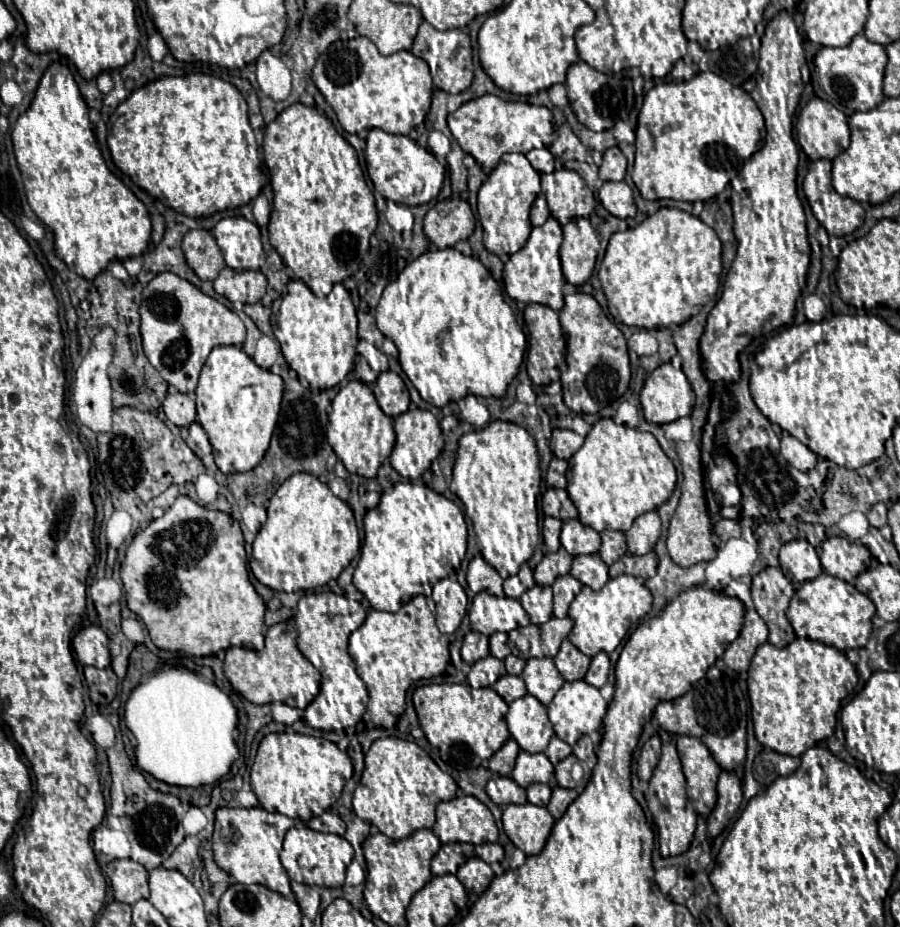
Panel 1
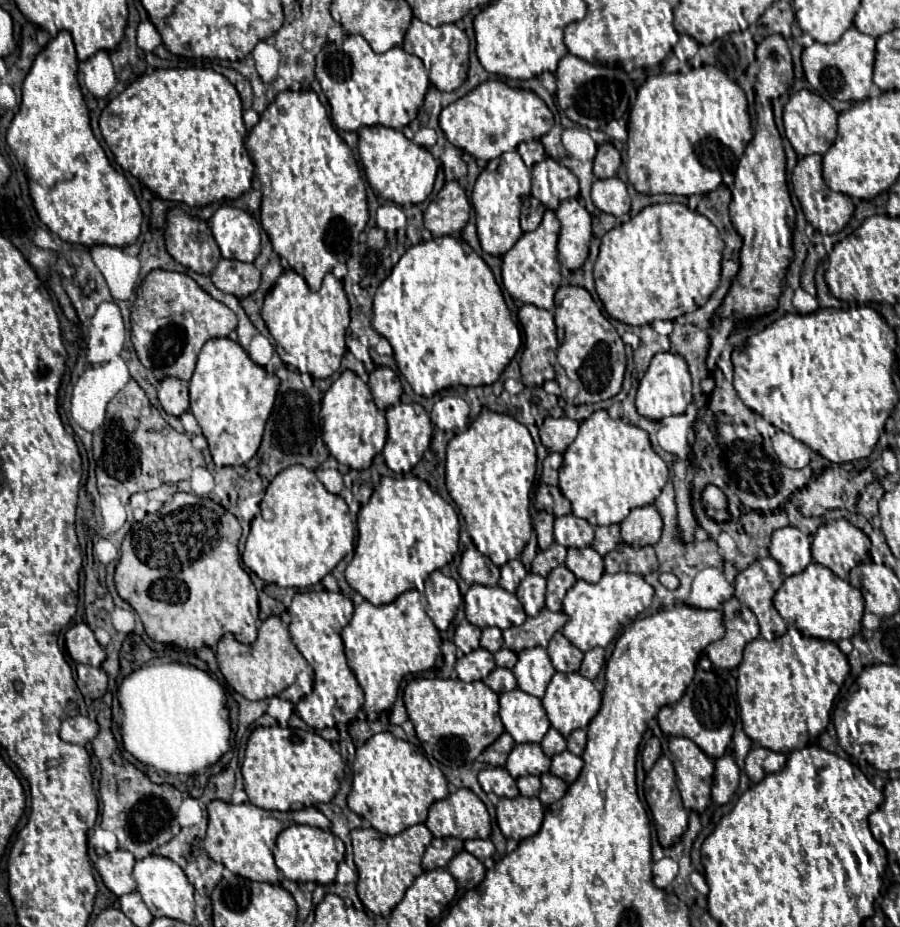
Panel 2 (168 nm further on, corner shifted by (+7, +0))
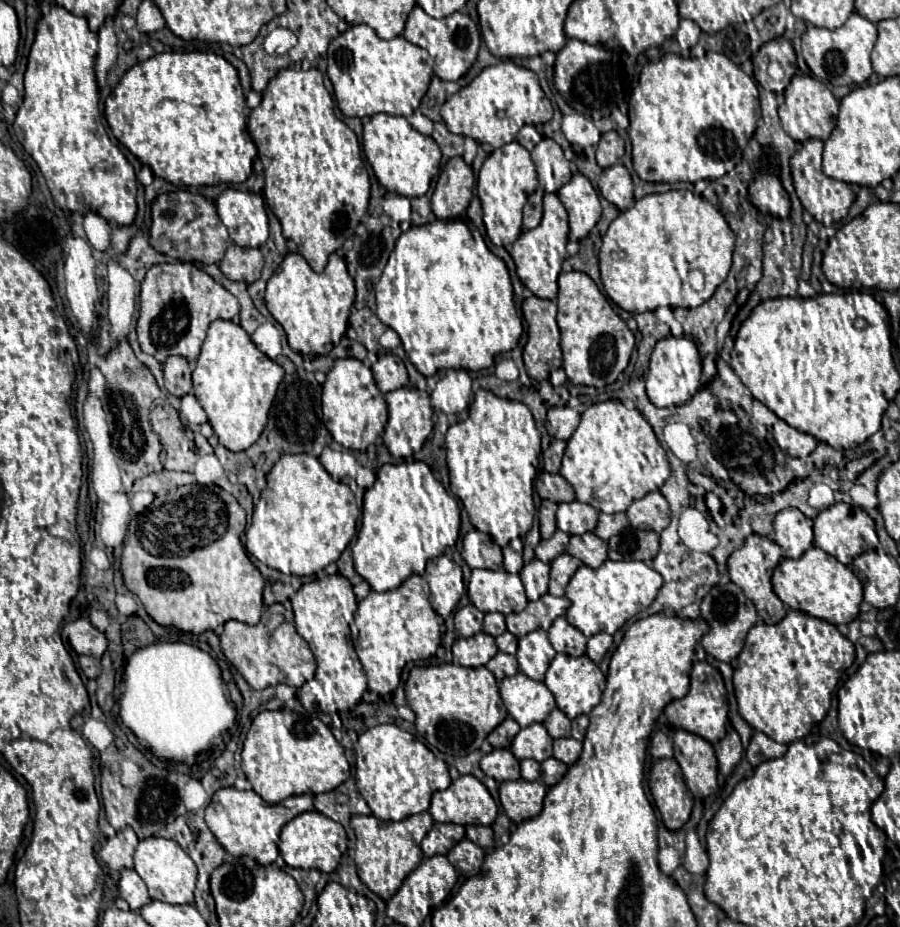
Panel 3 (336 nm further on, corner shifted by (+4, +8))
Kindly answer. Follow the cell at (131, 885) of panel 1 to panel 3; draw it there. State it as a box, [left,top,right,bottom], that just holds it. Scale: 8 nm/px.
[99,828,137,872]

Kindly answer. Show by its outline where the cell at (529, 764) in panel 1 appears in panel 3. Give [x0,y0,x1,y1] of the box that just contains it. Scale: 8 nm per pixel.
[511,724,553,762]

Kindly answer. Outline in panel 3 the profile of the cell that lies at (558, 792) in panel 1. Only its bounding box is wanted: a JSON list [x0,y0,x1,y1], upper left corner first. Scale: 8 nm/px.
[541,758,567,788]

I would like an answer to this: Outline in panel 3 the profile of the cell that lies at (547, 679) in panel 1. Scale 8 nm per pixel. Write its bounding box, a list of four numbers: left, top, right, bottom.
[515,630,557,682]

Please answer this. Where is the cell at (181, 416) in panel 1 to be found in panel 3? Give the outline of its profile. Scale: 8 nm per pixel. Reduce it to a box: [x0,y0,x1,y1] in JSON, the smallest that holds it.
[163,356,193,396]

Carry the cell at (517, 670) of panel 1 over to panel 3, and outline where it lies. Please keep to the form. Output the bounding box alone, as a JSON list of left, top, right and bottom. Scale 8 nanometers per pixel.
[495,632,517,654]

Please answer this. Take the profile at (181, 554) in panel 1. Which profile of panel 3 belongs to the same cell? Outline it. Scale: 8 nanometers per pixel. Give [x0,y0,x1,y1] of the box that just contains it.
[121,486,265,634]

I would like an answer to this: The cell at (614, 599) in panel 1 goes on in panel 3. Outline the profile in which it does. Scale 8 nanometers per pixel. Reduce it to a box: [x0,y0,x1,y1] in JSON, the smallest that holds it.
[565,560,663,638]

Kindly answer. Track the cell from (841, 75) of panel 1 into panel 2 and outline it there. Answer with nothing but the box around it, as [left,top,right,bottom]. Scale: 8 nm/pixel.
[802,26,876,100]

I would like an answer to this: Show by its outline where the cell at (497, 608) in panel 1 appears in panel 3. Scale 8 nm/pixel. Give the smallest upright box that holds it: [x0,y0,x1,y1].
[467,570,529,616]

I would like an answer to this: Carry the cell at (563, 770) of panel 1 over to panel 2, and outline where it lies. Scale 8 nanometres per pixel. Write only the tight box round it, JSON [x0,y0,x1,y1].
[550,750,582,784]

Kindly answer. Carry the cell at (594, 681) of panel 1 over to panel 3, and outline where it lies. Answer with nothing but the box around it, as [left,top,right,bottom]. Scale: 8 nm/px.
[585,632,613,664]

